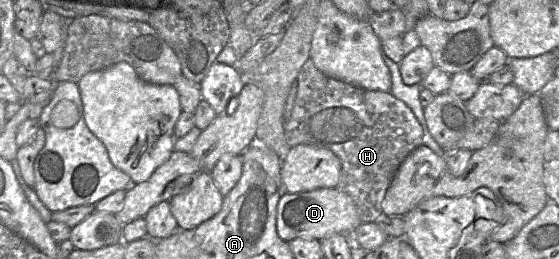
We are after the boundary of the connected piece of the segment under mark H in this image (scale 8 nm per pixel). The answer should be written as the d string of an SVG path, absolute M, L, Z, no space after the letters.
M310 58L302 66L298 74L297 81L297 94L293 110L289 122L284 125L284 136L287 144L289 147L305 144L331 150L341 161L341 175L336 188L345 192L353 199L357 206L362 223L376 222L383 215L383 199L400 165L412 151L414 151L420 145L423 145L422 126L420 125L412 110L403 101L397 99L391 93L366 90L343 82L339 79L326 76L315 67L313 60Z

